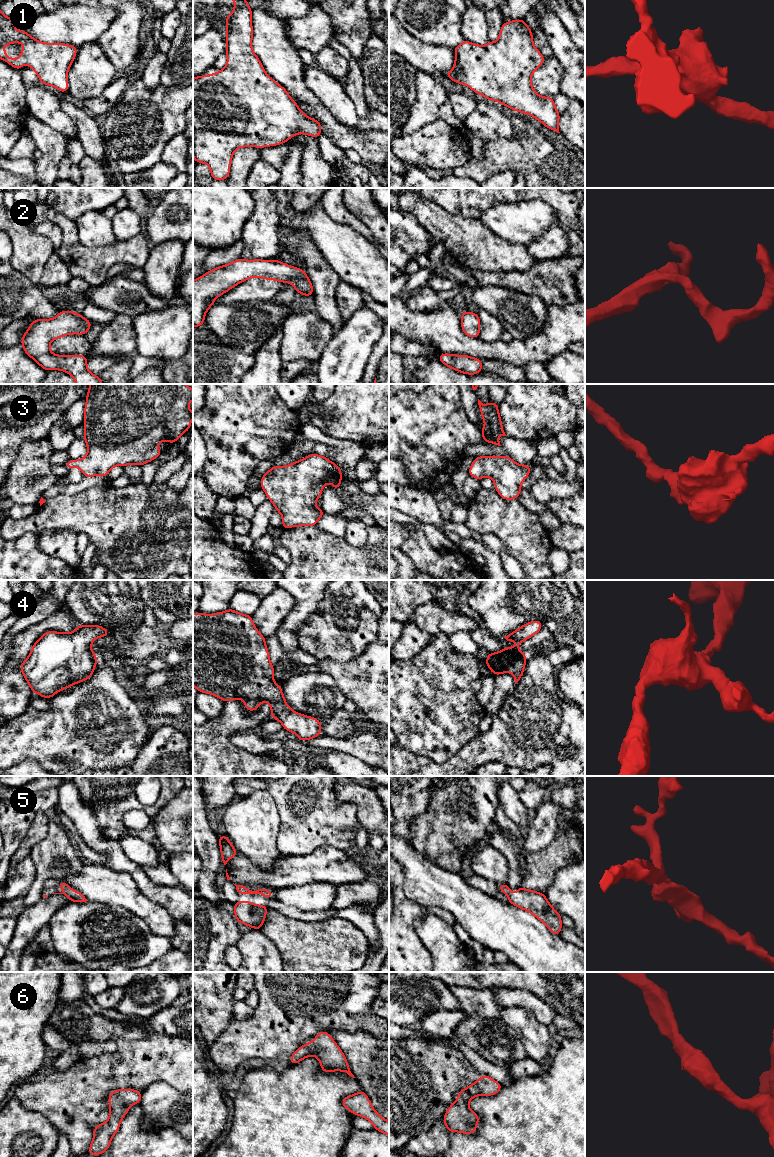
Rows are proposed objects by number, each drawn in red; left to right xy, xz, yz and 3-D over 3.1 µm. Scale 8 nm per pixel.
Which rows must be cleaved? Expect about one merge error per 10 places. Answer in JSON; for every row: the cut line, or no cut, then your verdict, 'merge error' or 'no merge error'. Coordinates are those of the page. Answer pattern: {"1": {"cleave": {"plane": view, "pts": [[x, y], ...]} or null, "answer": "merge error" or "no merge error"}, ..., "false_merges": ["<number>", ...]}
{"1": {"cleave": null, "answer": "no merge error"}, "2": {"cleave": null, "answer": "no merge error"}, "3": {"cleave": null, "answer": "no merge error"}, "4": {"cleave": null, "answer": "no merge error"}, "5": {"cleave": null, "answer": "no merge error"}, "6": {"cleave": null, "answer": "no merge error"}, "false_merges": []}

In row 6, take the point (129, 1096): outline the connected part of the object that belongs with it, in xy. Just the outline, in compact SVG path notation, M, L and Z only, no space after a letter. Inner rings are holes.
M118 1089L108 1095L110 1116L105 1123L94 1127L94 1137L87 1154L99 1155L109 1149L111 1140L118 1132L120 1122L128 1113L130 1105L140 1104L141 1092L133 1089Z

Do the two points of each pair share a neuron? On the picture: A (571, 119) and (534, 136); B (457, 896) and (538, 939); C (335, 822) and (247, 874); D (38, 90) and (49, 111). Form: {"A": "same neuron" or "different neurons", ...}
{"A": "different neurons", "B": "same neuron", "C": "different neurons", "D": "same neuron"}

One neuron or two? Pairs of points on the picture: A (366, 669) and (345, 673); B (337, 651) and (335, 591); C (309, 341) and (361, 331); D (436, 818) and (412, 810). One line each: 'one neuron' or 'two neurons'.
A: one neuron
B: one neuron
C: two neurons
D: two neurons

